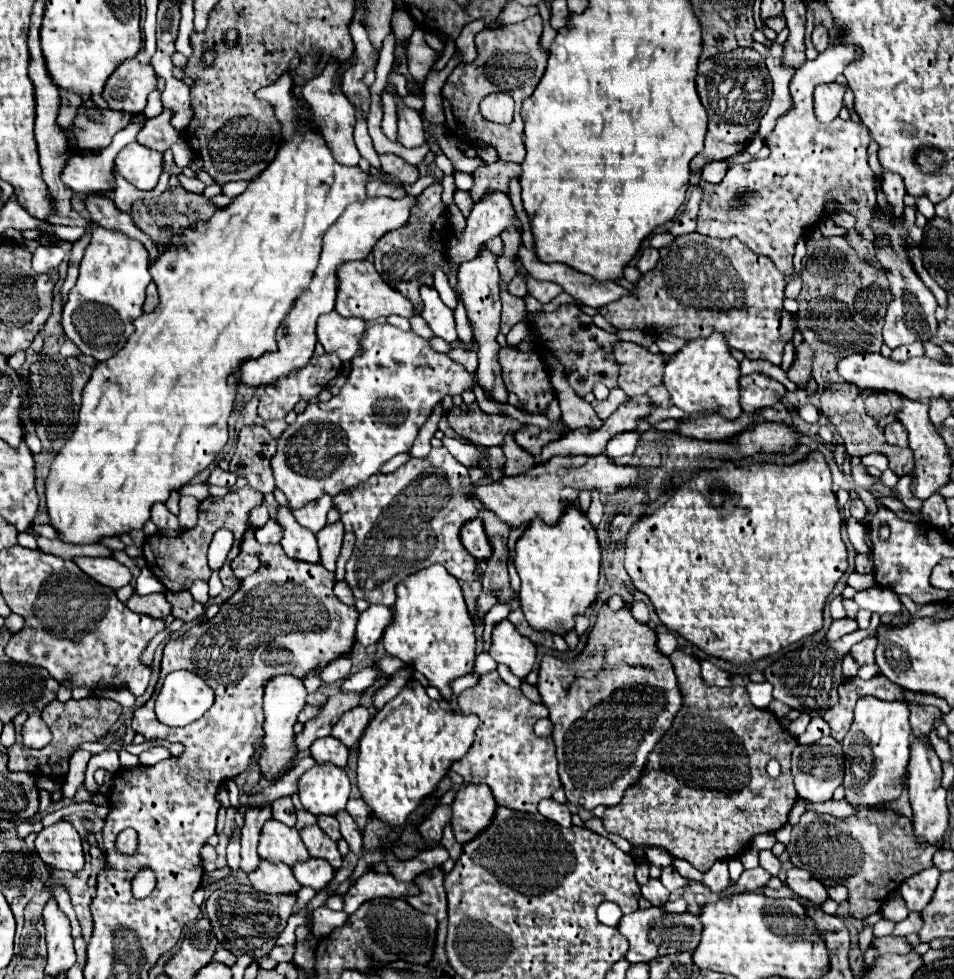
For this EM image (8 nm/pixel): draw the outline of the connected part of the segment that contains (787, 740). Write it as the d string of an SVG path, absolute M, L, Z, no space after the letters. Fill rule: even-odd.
M675 650L669 658L683 694L683 708L651 752L641 782L627 790L627 796L623 796L619 804L605 810L603 824L607 832L623 836L631 846L659 846L671 856L691 862L699 872L707 872L717 860L731 860L743 854L755 834L775 832L787 822L789 810L797 802L789 772L789 760L797 746L797 738L779 724L779 718L771 710L753 706L745 686L709 688L703 684L701 664L695 656ZM771 758L781 764L779 778L771 778L765 772Z

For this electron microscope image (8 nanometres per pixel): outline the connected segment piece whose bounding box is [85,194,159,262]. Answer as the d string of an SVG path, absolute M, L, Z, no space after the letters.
M87 194L87 196L85 196L85 206L87 206L87 210L89 210L93 222L97 222L97 224L103 226L103 228L121 230L121 232L125 232L127 236L141 240L141 242L145 244L147 252L149 252L149 260L153 262L153 260L157 258L159 250L157 250L157 246L153 246L153 240L151 240L147 234L143 234L143 232L135 226L135 222L131 220L129 214L119 212L119 210L115 208L115 204L113 204L111 198L107 198L105 194Z

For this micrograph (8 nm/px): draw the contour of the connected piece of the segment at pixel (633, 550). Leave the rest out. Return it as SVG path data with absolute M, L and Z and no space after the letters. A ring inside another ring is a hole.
M819 450L795 464L757 464L753 472L737 468L731 460L721 460L719 468L703 468L689 482L667 488L665 494L667 502L659 512L641 516L629 528L625 570L635 588L649 596L669 630L679 632L711 656L749 664L823 626L825 600L848 568L848 552L841 540L843 518L831 488L831 472ZM713 486L723 490L719 488L713 496Z

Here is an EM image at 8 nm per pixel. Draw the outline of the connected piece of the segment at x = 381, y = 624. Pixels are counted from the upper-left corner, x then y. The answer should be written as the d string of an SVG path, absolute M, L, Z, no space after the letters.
M369 606L357 622L357 642L363 646L377 644L385 626L391 622L391 610L387 606Z

